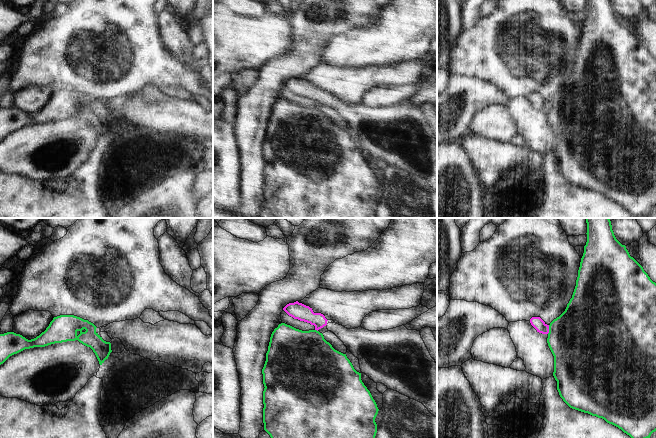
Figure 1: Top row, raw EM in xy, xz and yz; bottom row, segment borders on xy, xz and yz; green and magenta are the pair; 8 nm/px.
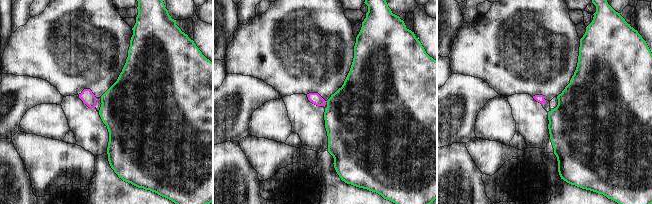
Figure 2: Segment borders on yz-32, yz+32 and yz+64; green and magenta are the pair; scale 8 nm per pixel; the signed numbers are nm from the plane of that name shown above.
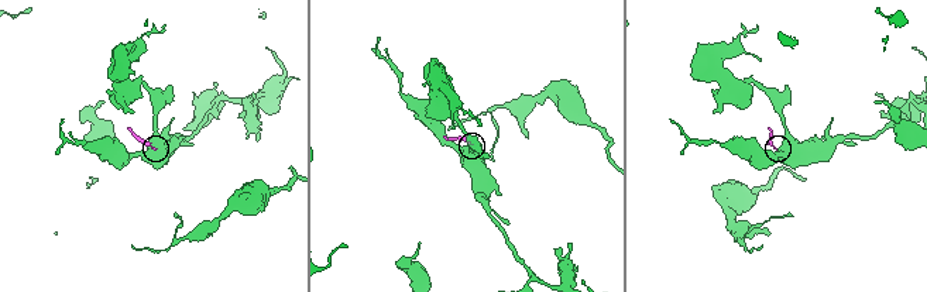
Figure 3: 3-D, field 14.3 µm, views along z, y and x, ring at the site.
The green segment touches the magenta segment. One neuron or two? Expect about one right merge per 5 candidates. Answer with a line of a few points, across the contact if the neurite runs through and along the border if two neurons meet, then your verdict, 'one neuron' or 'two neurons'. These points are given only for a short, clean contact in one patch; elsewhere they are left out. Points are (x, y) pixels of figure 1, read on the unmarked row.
line yz (549, 101), (547, 109); two neurons

